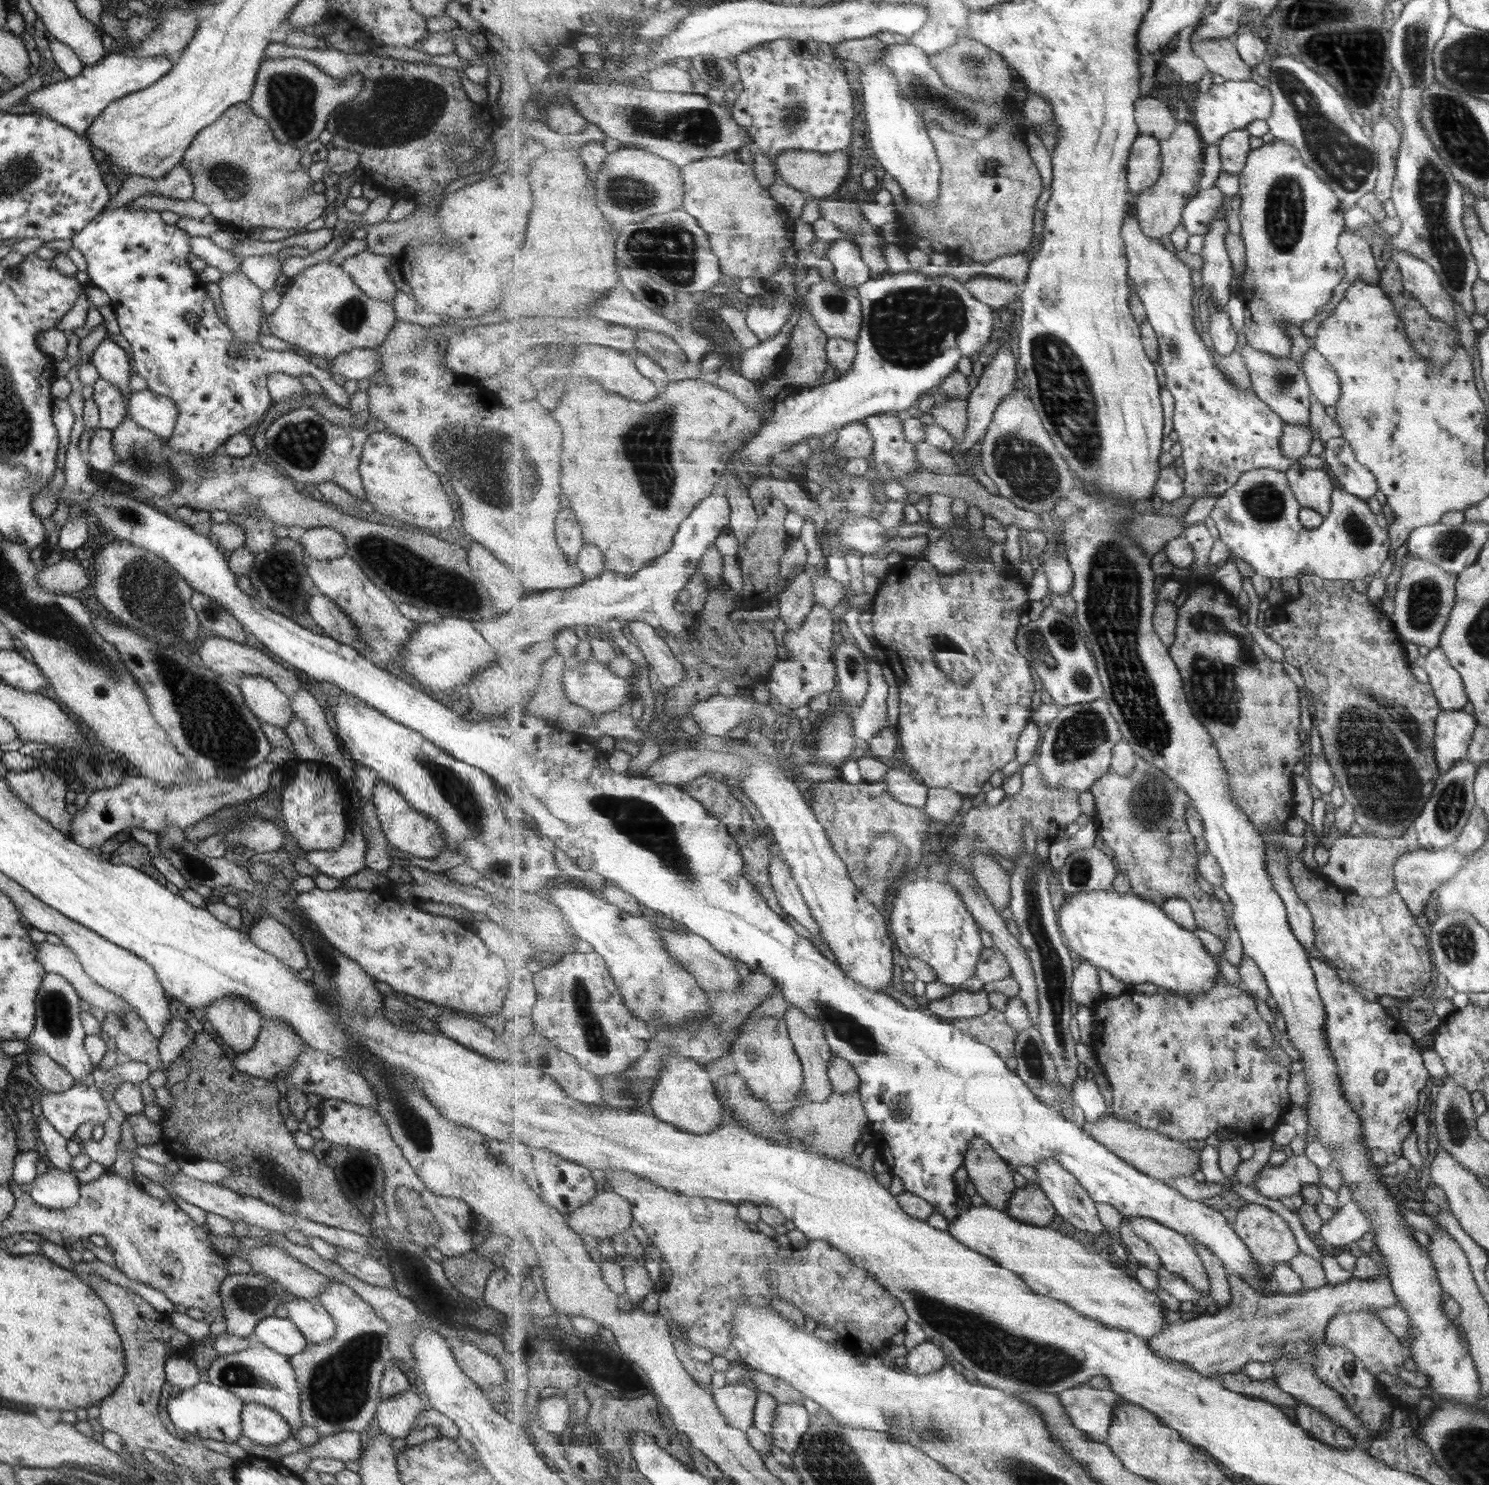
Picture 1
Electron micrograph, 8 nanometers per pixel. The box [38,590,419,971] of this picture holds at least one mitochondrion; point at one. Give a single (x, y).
(230, 741)

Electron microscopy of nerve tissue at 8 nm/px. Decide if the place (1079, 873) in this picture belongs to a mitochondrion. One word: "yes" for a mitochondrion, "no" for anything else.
yes

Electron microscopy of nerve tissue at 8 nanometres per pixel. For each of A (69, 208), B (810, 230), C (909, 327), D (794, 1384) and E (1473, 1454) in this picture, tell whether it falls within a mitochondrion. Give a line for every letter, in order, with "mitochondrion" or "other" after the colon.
A: other
B: other
C: mitochondrion
D: other
E: mitochondrion

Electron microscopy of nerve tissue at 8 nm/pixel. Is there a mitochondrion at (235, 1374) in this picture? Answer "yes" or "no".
yes

